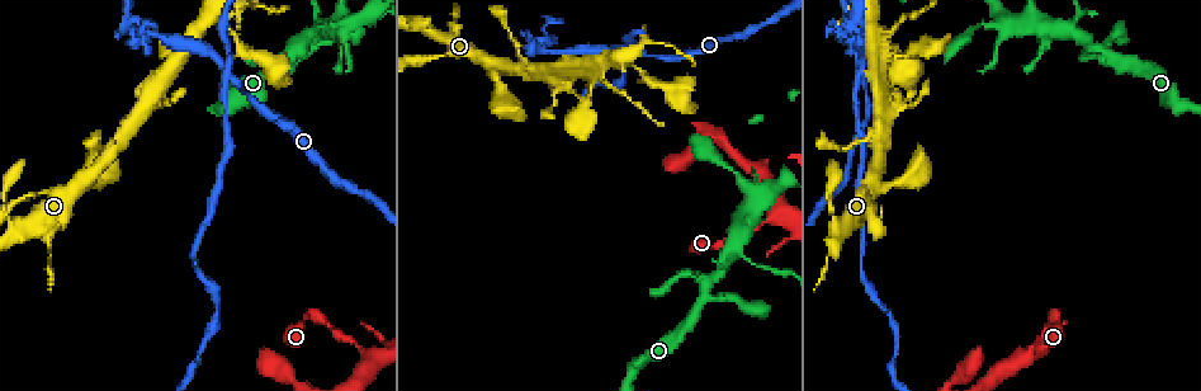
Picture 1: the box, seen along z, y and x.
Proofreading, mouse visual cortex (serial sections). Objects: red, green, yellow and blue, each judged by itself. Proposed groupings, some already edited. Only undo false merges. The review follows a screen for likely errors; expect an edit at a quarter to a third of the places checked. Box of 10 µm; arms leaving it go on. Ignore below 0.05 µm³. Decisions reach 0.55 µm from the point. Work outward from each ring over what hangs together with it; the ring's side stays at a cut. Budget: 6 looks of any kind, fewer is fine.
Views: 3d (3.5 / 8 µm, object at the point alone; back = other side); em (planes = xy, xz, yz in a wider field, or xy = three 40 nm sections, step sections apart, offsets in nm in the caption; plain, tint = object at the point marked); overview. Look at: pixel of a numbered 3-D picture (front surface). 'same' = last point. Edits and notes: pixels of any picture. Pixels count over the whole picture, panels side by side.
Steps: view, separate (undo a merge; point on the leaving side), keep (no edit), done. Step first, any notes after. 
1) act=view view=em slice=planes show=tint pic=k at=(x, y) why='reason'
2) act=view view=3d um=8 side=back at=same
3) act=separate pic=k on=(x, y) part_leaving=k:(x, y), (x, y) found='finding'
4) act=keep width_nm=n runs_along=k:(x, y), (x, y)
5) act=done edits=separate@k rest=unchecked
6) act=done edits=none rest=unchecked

act=view view=3d um=8 pic=1 at=(863, 77) why='thin neck'

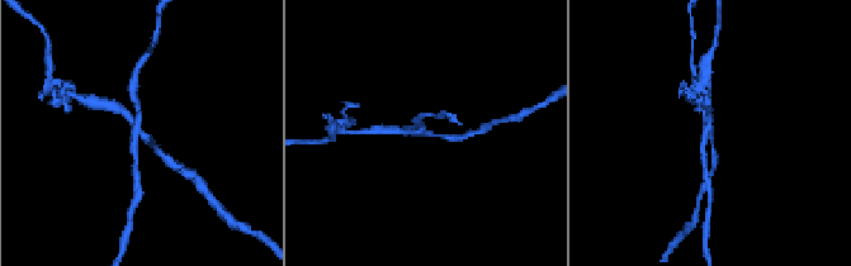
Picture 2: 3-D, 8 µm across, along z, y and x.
act=view view=em slice=xy step=3 show=tint at=same arms=4 arm_widths_nm=150,150,150,200 why='shape alone is not enough'

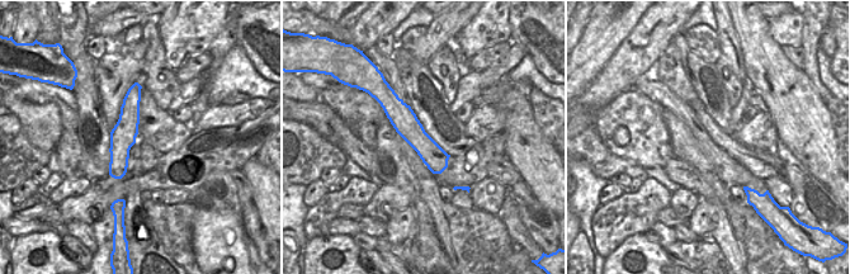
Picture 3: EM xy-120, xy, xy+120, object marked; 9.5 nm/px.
act=separate pic=2 on=(133, 95) part_leaving=2:(137, 131), (137, 185) found='two cells meet here'

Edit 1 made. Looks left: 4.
act=view view=overview why='see it whole again'

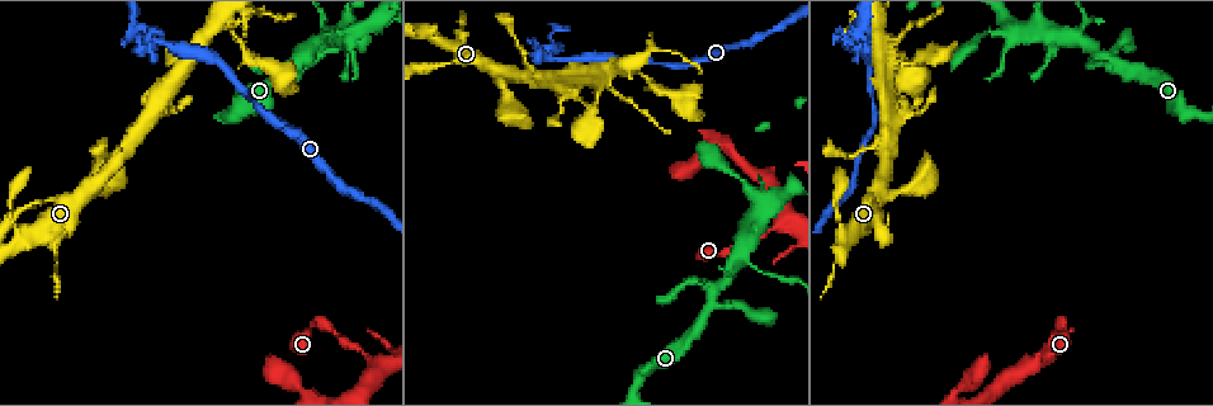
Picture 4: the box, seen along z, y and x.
act=view view=3d um=8 pic=4 at=(143, 29) why='abrupt turn'

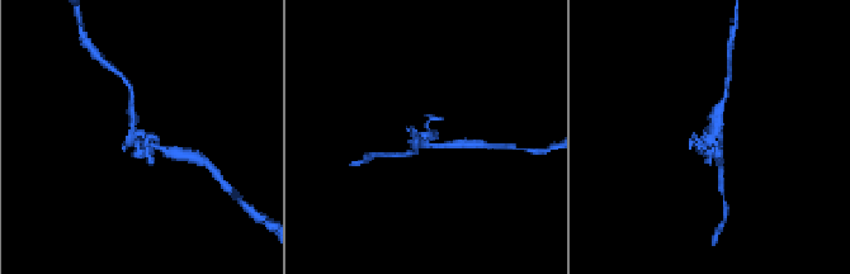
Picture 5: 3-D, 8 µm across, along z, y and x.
act=view view=em slice=xy step=3 show=tint at=same

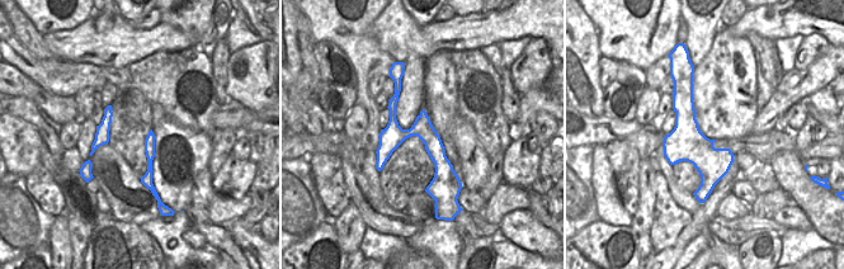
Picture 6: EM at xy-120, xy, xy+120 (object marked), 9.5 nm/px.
act=keep runs_along=6:(397, 84), (392, 123), (433, 145), (435, 185) found='one cell here'

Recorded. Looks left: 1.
act=done edits=separate@2 rest=unchecked

